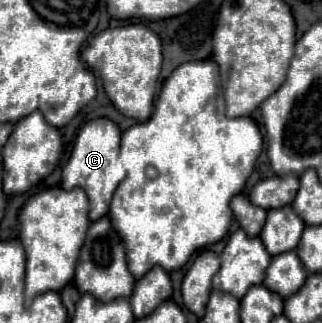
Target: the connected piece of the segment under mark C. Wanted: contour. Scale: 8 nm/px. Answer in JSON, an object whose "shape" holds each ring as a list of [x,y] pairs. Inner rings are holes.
{"shape":[[[102,117],[86,123],[76,137],[76,145],[72,149],[68,163],[62,169],[62,187],[66,191],[74,187],[80,187],[86,191],[90,199],[90,221],[96,221],[108,213],[108,203],[118,183],[122,181],[122,173],[116,165],[118,151],[120,151],[120,135],[122,135],[120,129],[110,119]]]}

